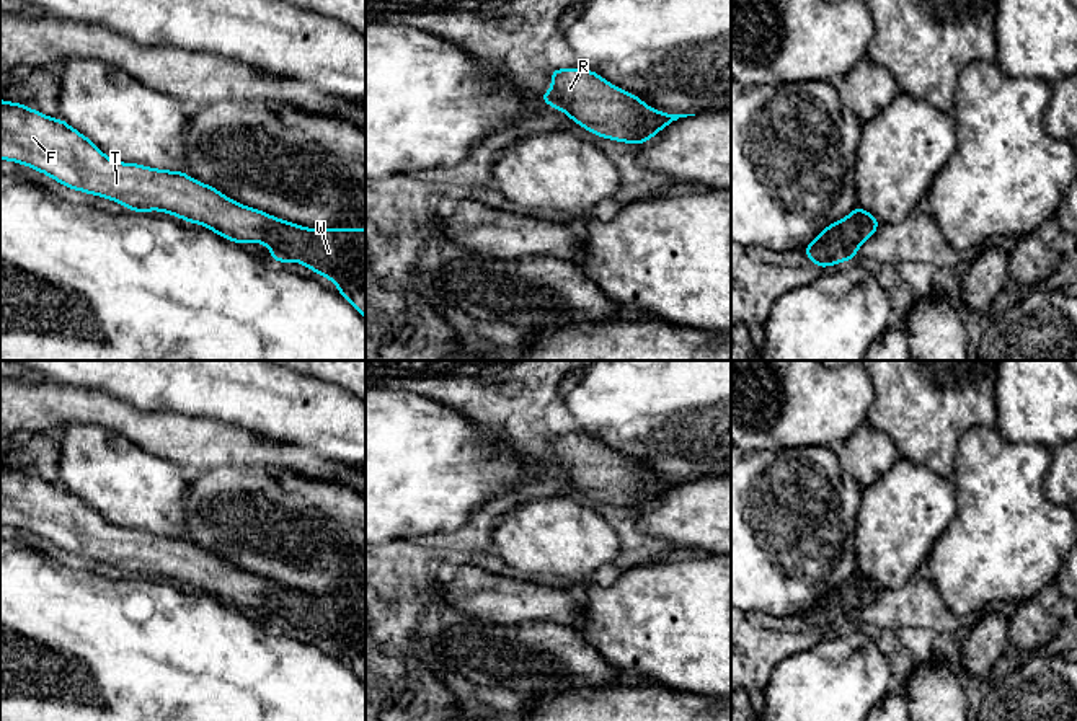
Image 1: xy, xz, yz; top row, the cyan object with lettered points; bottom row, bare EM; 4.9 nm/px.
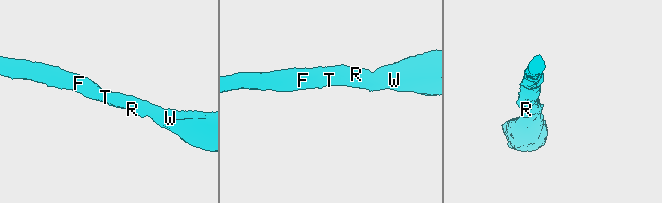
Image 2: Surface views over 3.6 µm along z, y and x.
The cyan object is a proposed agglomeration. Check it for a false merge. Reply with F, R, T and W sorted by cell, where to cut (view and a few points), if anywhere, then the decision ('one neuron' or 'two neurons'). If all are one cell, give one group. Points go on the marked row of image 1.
groups F R T W; cut none; one neuron

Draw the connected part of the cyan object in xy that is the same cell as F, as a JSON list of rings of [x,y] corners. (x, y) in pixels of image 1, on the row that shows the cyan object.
[[[0,100],[0,160],[26,165],[70,189],[116,201],[134,212],[162,210],[189,223],[201,223],[238,245],[243,241],[266,245],[273,261],[297,261],[333,281],[341,297],[351,302],[366,320],[366,228],[315,230],[276,219],[228,199],[184,171],[111,160],[64,119],[52,119],[21,103],[3,100]]]

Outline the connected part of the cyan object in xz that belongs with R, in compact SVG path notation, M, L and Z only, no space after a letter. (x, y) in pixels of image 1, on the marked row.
M584 67L553 69L552 88L540 98L599 137L638 145L679 117L695 116L654 111Z

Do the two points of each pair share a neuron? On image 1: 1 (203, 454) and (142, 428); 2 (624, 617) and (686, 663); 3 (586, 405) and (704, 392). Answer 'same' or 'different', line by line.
1: same
2: same
3: same

